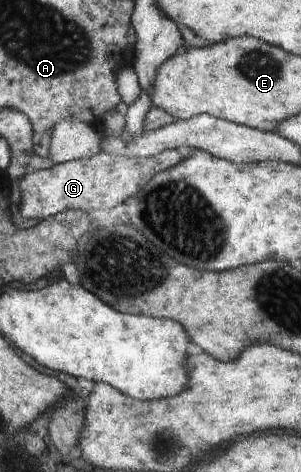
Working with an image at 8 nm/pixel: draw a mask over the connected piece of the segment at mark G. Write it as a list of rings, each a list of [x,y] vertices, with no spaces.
[[[176,148],[150,157],[119,156],[102,151],[89,158],[54,164],[50,169],[30,168],[19,183],[21,189],[19,208],[24,217],[34,217],[41,221],[66,210],[108,211],[140,192],[142,186],[157,173],[181,164],[191,151],[190,148]]]

